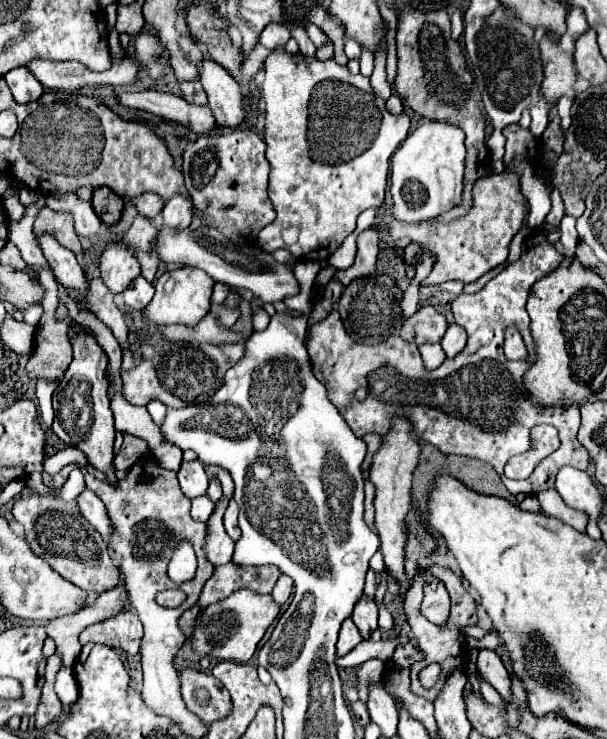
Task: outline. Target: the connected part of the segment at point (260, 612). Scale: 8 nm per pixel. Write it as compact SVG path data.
M237 590L229 598L209 604L205 610L199 612L195 630L191 636L191 648L199 656L209 656L215 660L233 660L233 662L249 662L249 658L255 654L259 640L267 632L267 628L273 624L273 620L279 614L279 604L267 594L257 594L253 590Z

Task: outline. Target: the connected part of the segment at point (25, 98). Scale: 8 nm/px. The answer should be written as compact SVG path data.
M25 66L9 70L5 74L5 80L7 80L9 88L11 88L11 94L13 94L15 102L19 102L19 104L33 102L43 94L41 82L37 82L37 78Z

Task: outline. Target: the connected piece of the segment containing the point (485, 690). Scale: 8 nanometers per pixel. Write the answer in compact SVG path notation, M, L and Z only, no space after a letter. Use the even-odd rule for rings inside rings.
M476 671L476 676L480 681L480 690L482 697L487 700L490 704L499 706L501 709L504 708L504 700L500 694L487 682L485 682L478 671Z

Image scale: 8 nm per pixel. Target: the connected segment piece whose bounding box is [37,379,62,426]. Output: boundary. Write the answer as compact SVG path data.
M62 379L57 382L37 382L37 400L39 400L39 414L41 414L41 420L45 426L51 426L53 422L53 407L52 397L55 386L61 383Z

